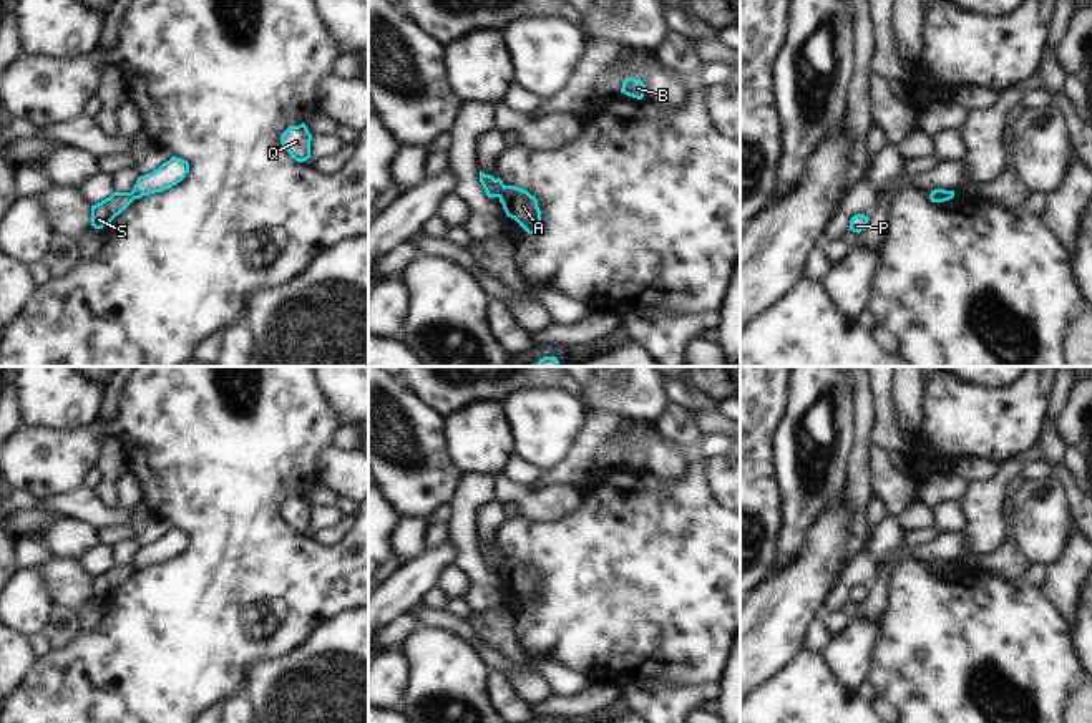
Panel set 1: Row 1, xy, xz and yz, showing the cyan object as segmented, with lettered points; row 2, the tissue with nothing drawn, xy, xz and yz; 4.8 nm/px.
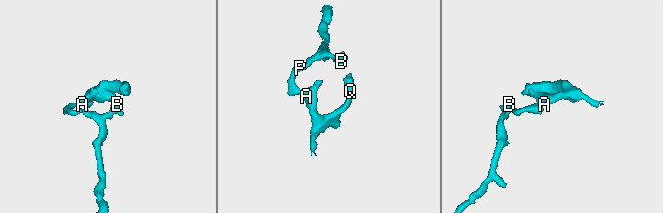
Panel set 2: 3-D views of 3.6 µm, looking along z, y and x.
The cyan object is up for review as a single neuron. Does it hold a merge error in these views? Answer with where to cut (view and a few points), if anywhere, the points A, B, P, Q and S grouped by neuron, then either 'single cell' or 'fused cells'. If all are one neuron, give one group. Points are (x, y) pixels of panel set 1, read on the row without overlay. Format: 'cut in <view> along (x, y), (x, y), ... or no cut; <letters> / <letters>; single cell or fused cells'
cut in xz along (505, 558), (498, 567); A Q / B P S; fused cells

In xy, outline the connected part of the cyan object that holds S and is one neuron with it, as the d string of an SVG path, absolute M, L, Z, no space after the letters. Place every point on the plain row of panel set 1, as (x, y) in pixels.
M113 564L105 572L91 577L91 597L103 600L134 572L131 564Z

